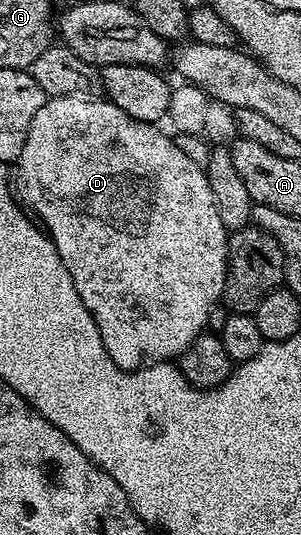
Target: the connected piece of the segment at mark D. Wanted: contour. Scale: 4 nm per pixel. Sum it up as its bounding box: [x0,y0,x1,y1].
[16,95,228,369]

